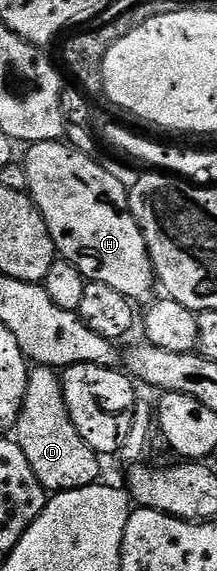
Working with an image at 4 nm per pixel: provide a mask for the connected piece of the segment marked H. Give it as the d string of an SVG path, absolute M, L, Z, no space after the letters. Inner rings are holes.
M68 142L35 143L26 151L29 152L23 158L23 166L29 182L28 194L45 218L56 254L73 263L88 282L111 285L111 289L134 301L148 300L155 288L153 262L143 233L129 211L129 192L126 186L111 175L108 166L100 167L94 156L84 155Z

